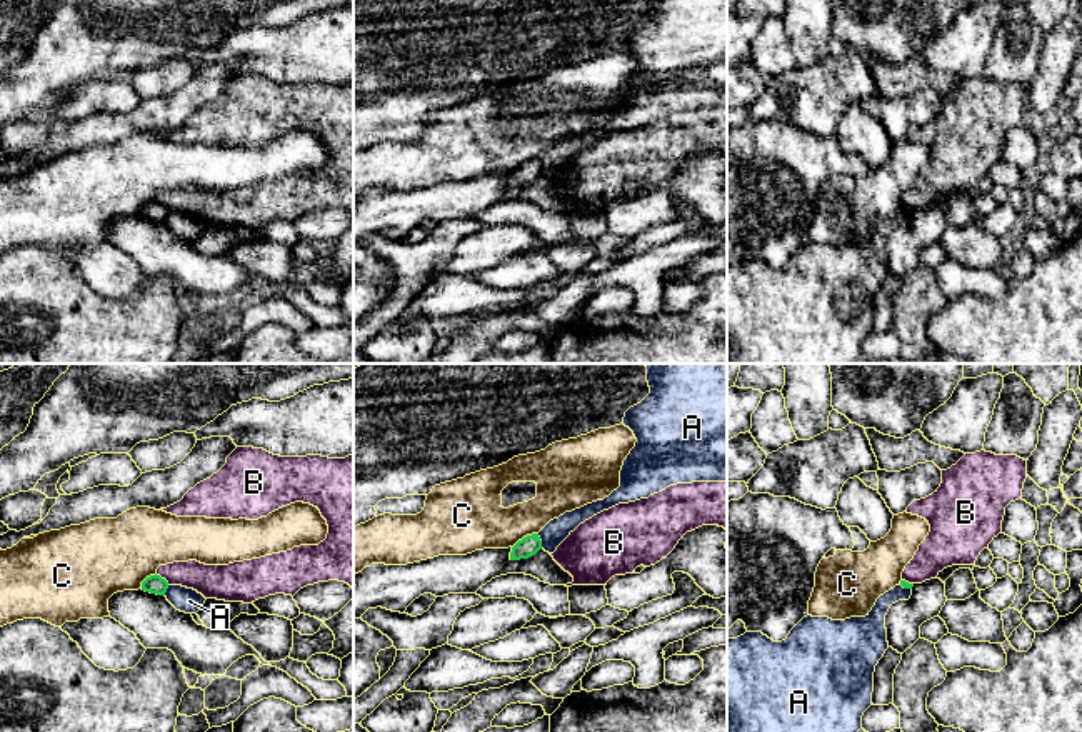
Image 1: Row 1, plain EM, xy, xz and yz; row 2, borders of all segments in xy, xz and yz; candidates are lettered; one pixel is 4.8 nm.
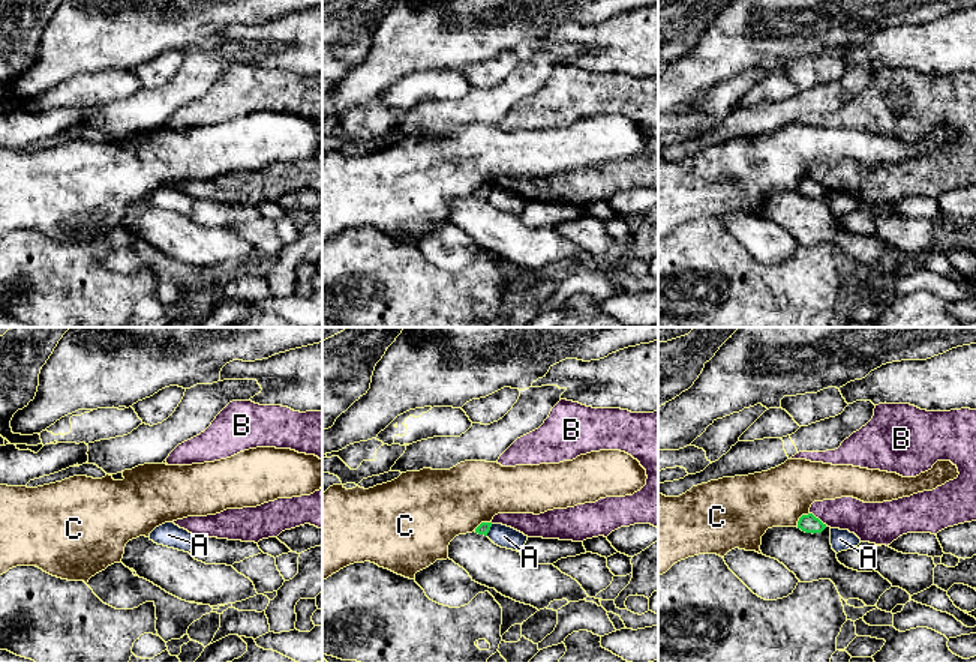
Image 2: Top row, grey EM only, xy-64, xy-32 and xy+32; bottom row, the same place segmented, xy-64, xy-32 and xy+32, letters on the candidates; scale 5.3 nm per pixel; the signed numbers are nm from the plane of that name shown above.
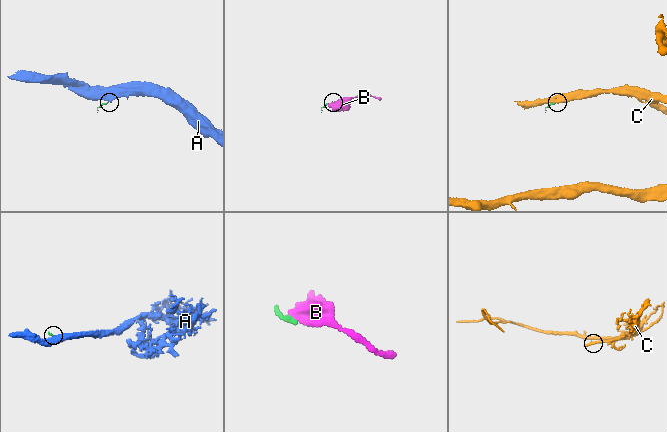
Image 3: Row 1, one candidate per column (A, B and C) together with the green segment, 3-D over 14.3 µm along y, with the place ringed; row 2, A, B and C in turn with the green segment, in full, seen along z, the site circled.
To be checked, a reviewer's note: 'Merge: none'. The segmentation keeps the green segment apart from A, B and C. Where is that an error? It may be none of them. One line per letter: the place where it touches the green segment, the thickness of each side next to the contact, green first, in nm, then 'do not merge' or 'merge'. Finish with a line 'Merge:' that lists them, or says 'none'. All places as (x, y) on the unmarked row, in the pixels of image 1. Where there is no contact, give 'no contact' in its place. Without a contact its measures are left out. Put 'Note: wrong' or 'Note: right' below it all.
A: contact xz (540, 167); calibres 100 and 110 nm; do not merge
B: contact xy (160, 204); calibres 90 and 160 nm; do not merge
C: contact xz (524, 164); calibres 100 and 280 nm; do not merge
Merge: none
Note: right

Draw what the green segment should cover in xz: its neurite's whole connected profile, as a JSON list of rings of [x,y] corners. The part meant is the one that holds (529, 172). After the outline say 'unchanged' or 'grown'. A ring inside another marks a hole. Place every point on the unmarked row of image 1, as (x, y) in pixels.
[[[532,160],[518,167],[510,178],[510,187],[528,185],[542,175],[538,160]]] | unchanged

